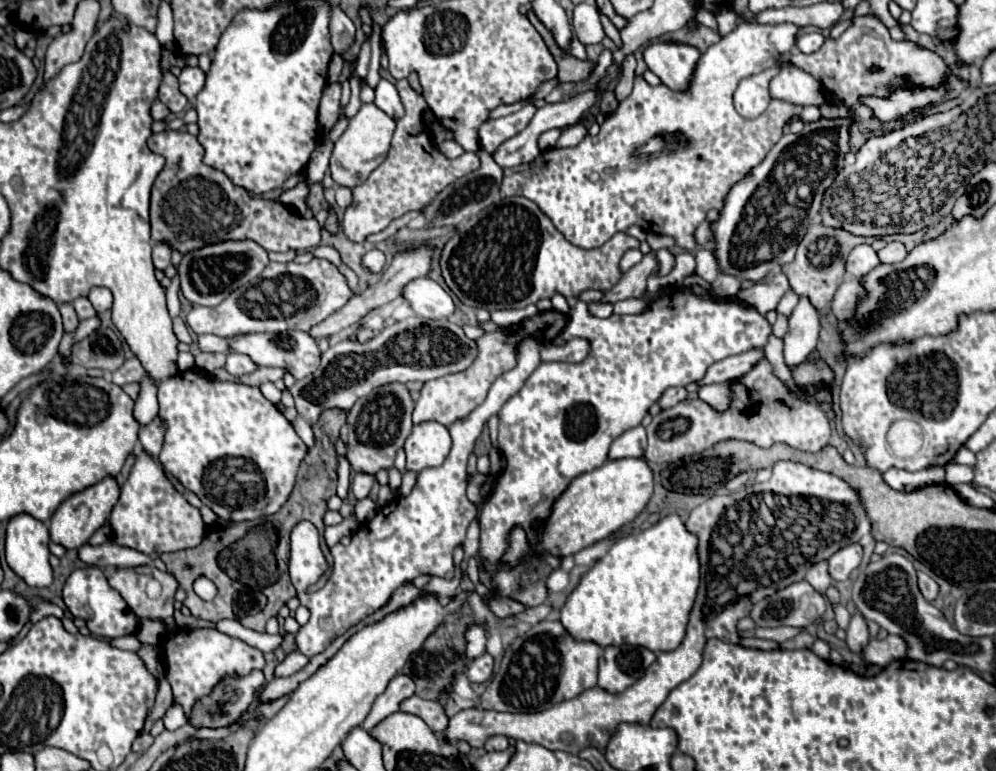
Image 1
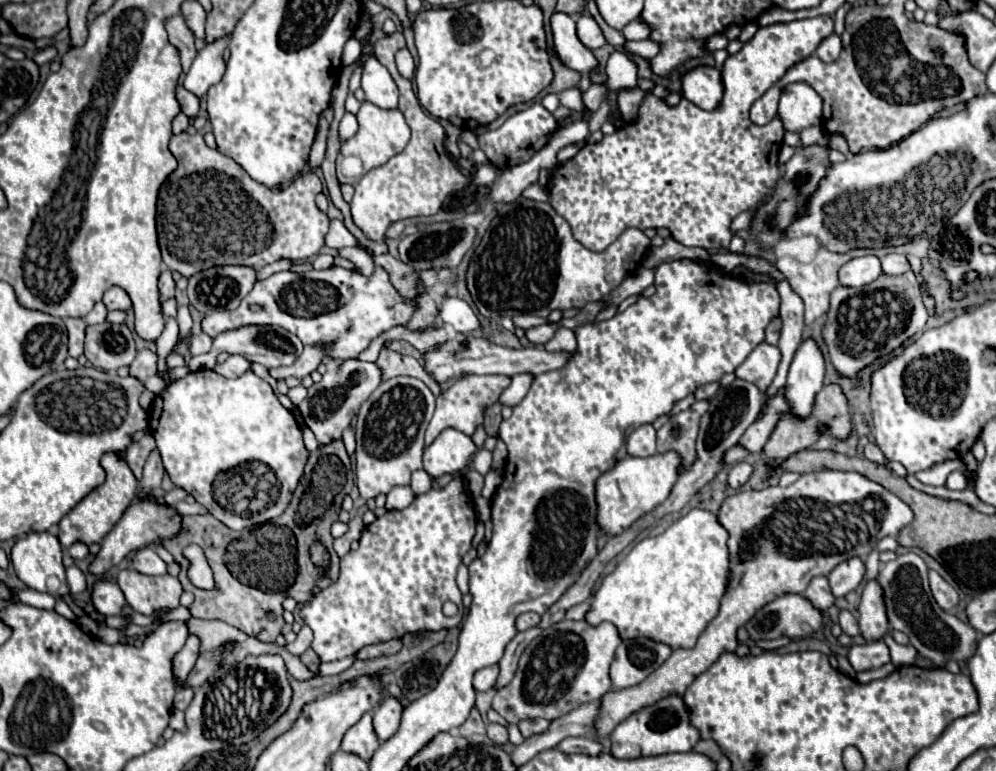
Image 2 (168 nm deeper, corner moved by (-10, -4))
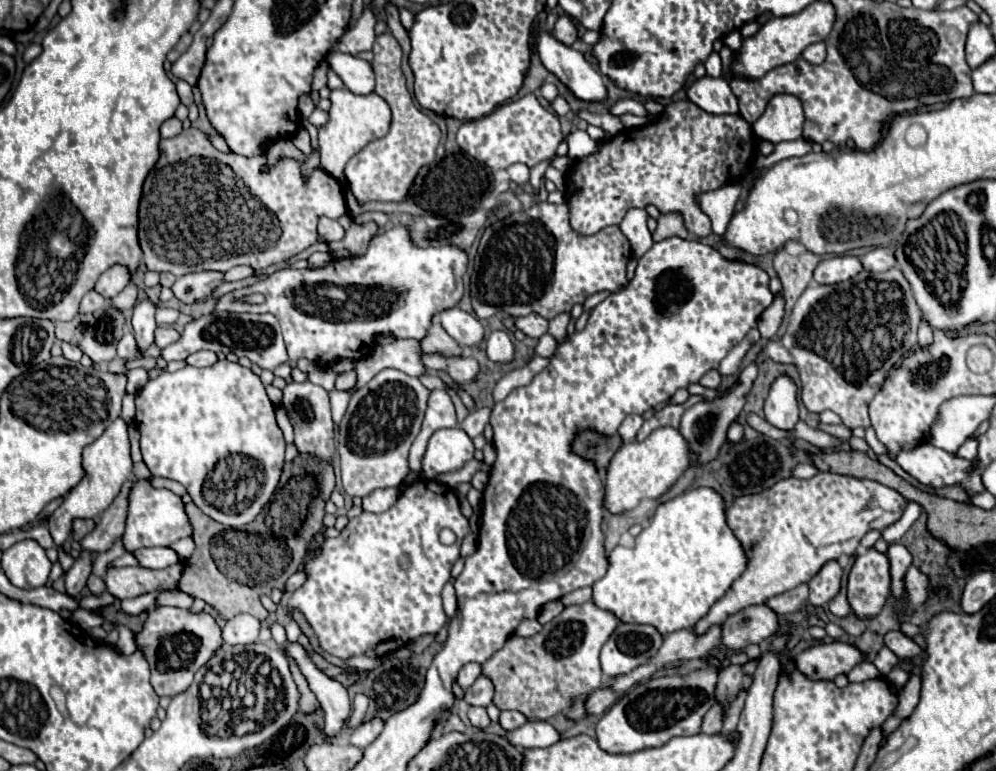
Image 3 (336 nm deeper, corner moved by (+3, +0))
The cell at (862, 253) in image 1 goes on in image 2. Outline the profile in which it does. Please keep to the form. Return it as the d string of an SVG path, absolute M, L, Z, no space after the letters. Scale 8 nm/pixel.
M874 255L856 257L856 259L850 259L840 269L840 283L846 287L860 287L860 285L872 283L878 275L882 275L878 257Z

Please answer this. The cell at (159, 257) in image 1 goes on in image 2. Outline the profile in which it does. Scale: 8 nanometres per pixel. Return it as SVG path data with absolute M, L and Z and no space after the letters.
M166 269L166 271L160 275L158 287L160 287L160 299L162 299L162 301L166 301L168 297L174 295L176 283L174 283L174 279L172 279L172 271L170 271L170 269Z

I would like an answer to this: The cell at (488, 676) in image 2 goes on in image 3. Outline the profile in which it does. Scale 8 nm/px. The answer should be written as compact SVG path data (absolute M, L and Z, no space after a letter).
M467 663L457 675L457 683L461 689L467 689L475 683L475 679L481 675L481 665L479 663Z

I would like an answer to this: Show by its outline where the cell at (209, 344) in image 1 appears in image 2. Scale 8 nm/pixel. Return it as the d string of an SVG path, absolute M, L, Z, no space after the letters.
M206 333L192 335L190 341L192 341L192 345L190 345L192 355L202 355L202 353L208 353L208 349L212 349L212 337L208 337Z

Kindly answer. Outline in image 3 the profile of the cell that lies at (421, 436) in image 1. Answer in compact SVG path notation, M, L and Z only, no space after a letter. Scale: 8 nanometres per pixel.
M439 429L429 439L427 453L423 457L423 475L427 479L435 479L441 473L457 471L473 459L473 453L473 441L463 429Z

